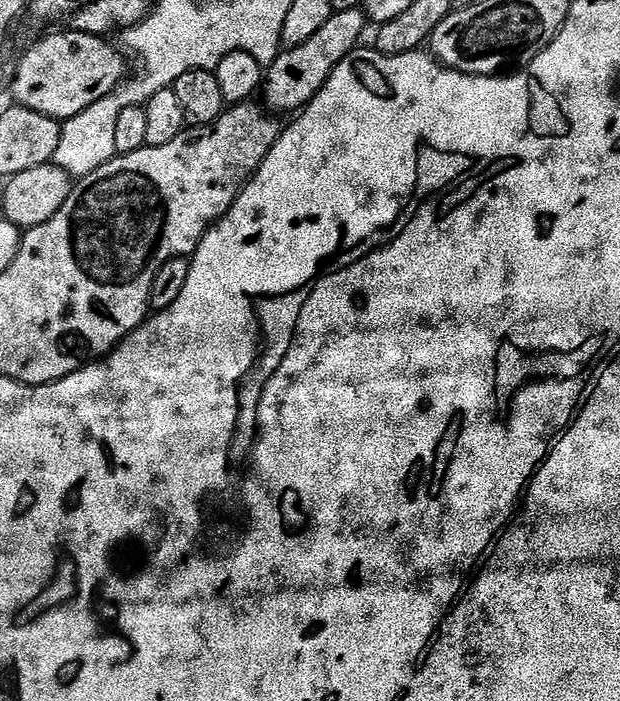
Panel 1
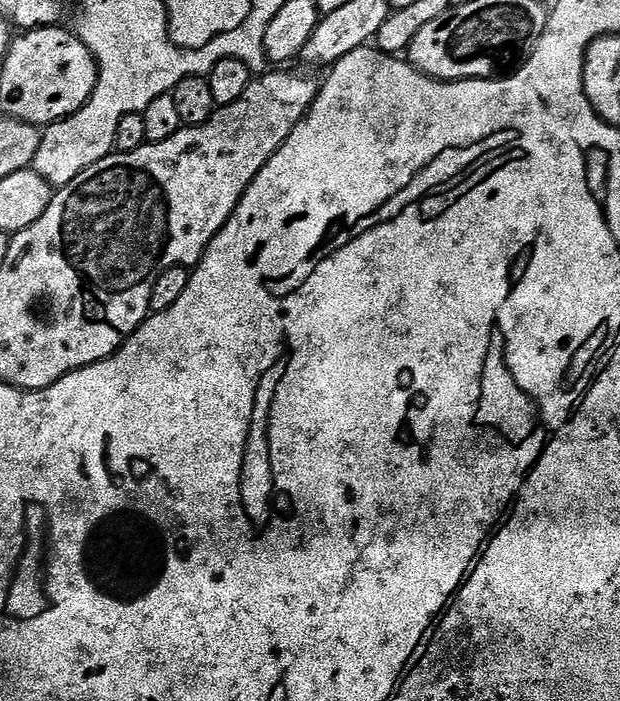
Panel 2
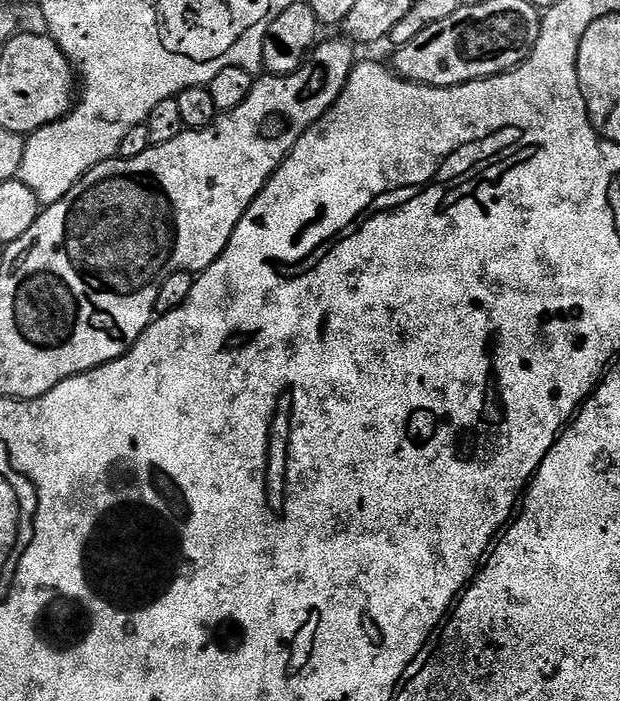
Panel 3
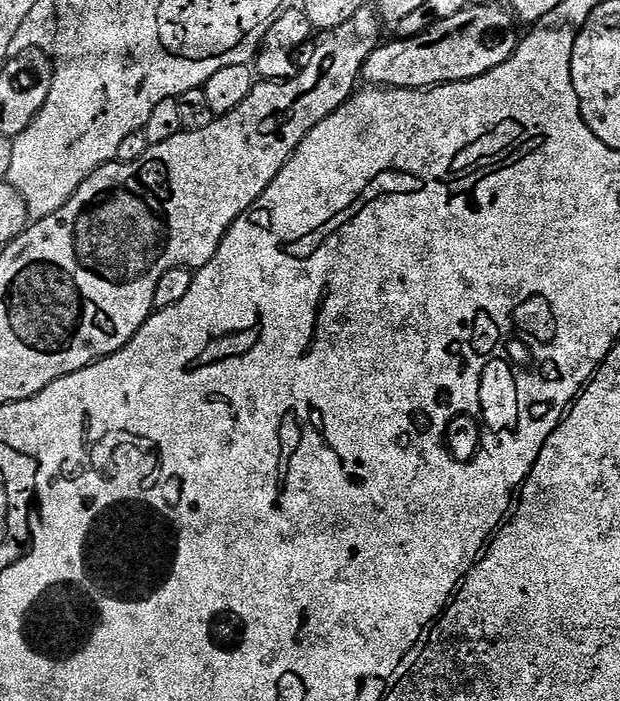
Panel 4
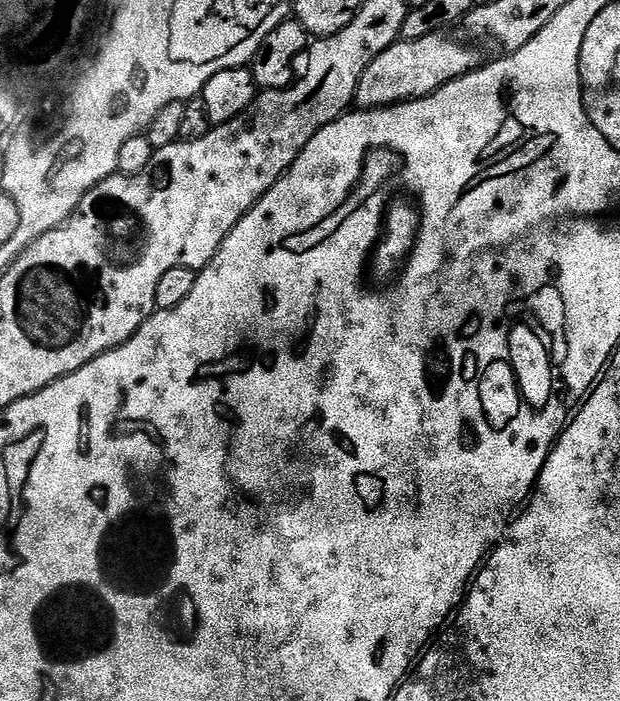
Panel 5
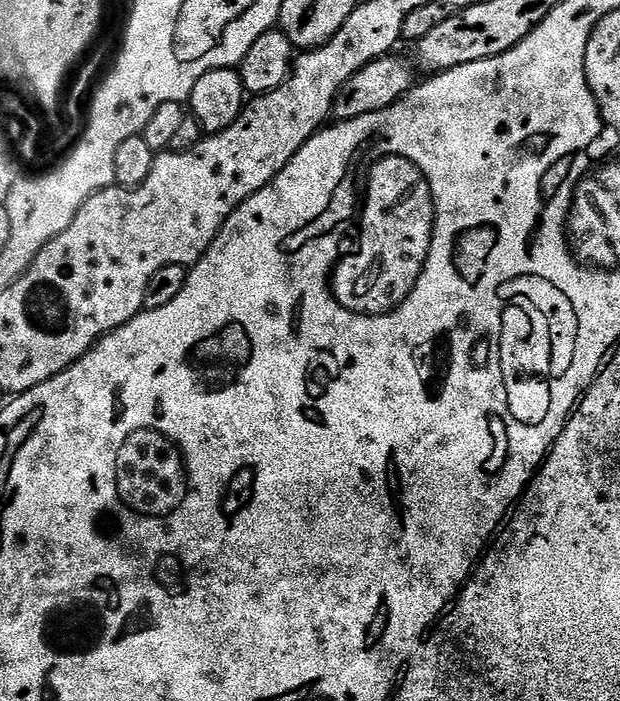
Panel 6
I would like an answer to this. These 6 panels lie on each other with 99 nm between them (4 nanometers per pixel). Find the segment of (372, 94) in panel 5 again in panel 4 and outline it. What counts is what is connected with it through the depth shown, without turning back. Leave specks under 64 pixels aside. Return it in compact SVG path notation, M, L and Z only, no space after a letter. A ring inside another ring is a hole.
M490 2L486 6L478 6L473 3L458 14L454 14L454 18L446 18L446 22L438 22L434 26L430 26L414 38L405 40L392 38L389 44L381 43L366 58L362 73L363 79L369 85L378 88L423 88L427 90L435 88L437 84L453 84L459 80L473 80L502 66L502 62L511 60L516 53L518 43L517 21L514 19L513 13L507 7L504 8L499 8L496 2Z

